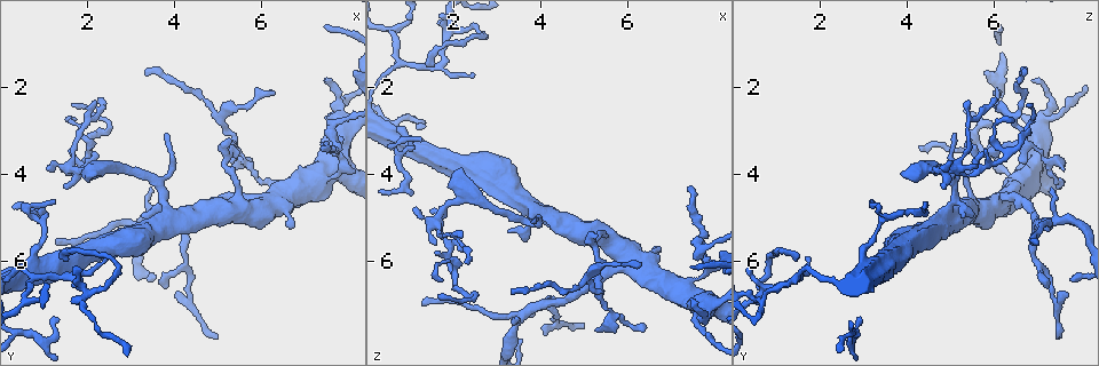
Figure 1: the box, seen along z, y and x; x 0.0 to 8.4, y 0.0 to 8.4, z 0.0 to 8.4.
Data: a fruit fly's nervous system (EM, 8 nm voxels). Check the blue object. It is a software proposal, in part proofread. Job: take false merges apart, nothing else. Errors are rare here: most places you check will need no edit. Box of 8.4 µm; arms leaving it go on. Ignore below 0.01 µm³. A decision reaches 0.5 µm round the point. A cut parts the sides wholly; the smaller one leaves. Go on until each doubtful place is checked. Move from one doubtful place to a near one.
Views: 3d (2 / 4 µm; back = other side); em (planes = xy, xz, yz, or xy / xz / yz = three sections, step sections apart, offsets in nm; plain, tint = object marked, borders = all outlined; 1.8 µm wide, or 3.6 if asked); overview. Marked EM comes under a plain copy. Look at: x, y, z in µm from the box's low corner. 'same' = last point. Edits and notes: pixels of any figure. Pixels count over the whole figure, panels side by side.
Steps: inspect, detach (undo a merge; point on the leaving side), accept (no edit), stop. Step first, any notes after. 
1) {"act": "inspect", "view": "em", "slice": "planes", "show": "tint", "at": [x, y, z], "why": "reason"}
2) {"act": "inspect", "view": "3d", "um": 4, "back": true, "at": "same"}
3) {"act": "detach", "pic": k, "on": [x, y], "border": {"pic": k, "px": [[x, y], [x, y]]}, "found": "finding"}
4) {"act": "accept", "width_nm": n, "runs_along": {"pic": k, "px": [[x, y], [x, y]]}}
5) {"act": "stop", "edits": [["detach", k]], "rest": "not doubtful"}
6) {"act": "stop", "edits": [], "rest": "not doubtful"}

{"act": "inspect", "view": "3d", "um": 2, "at": [1.65, 3.95, 5.15], "why": "a fork"}

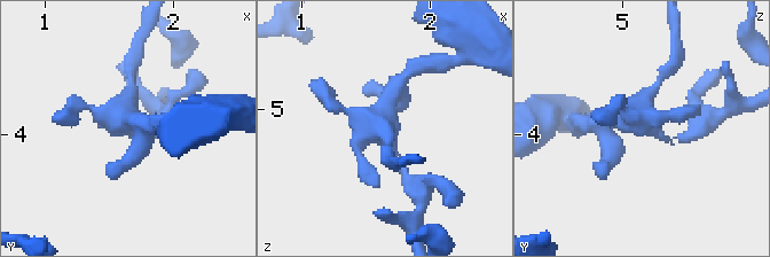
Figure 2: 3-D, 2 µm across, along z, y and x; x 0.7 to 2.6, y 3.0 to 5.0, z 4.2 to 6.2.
{"act": "inspect", "view": "em", "slice": "planes", "show": "tint", "at": [1.66, 3.90, 5.12], "why": "now the EM"}

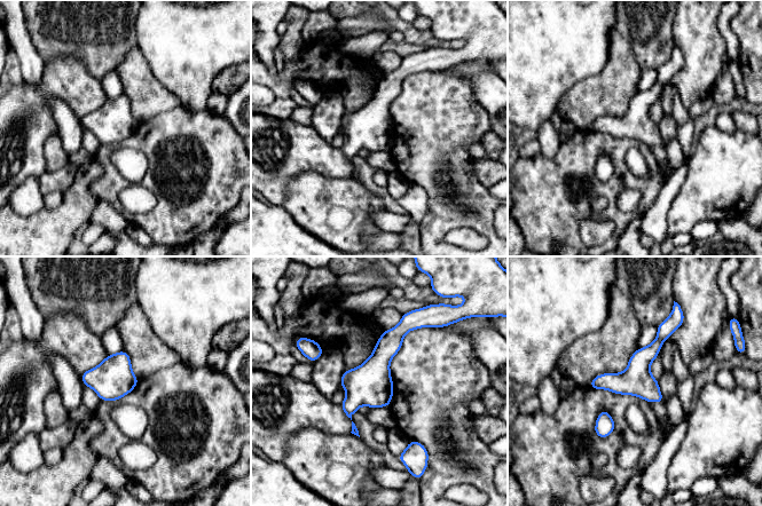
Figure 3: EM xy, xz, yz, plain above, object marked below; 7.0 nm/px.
{"act": "accept", "found": "one neuron here"}

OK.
{"act": "inspect", "view": "em", "slice": "yz", "step": 16, "show": "tint", "at": [5.35, 3.25, 6.70], "why": "side arm on a straight run"}

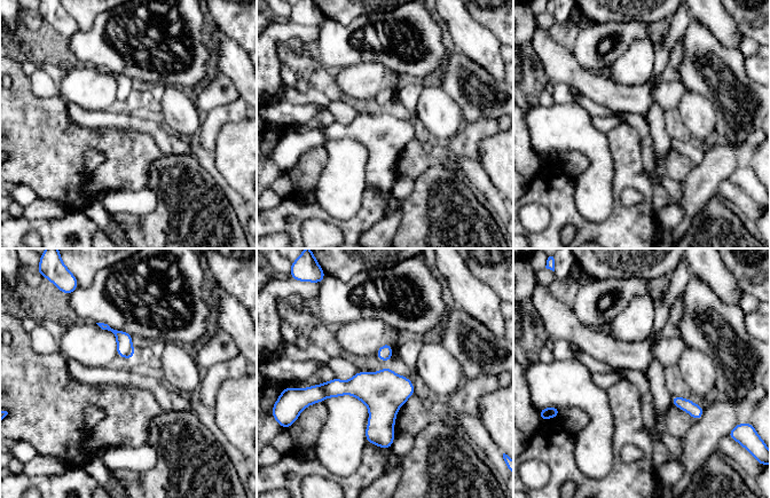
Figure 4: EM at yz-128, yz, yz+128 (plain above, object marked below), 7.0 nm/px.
{"act": "inspect", "view": "em", "slice": "planes", "show": "tint", "at": "same"}

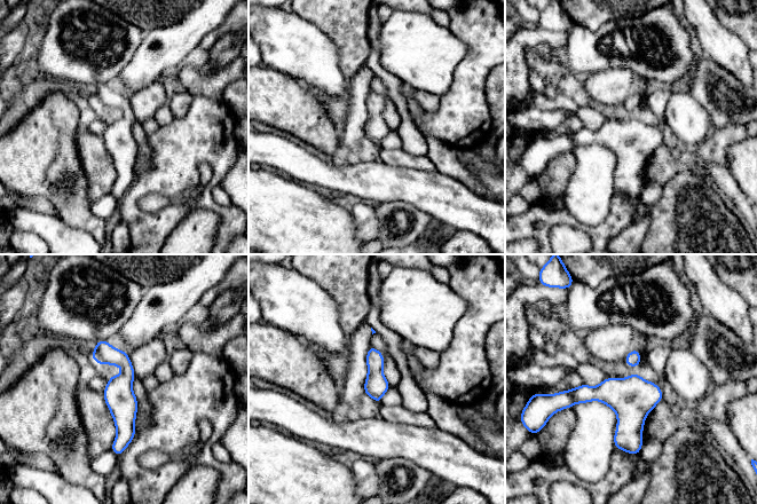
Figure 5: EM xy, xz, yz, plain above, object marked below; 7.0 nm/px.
{"act": "accept", "found": "continuous, no second neuron"}

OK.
{"act": "inspect", "view": "em", "slice": "xz", "step": 16, "show": "tint", "at": [7.70, 3.35, 5.65], "why": "arms part here"}

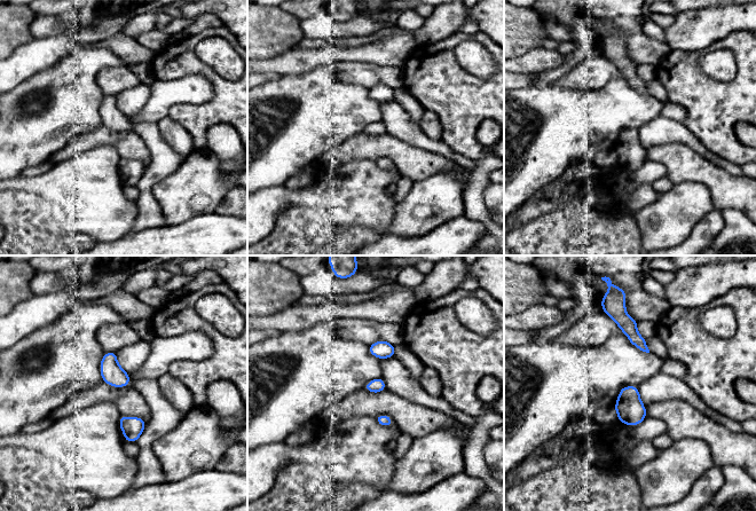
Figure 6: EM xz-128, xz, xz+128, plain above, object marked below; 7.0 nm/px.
{"act": "accept", "width_nm": 100, "found": "continuous, no second neuron"}

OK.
{"act": "stop", "edits": [], "rest": "not doubtful"}

